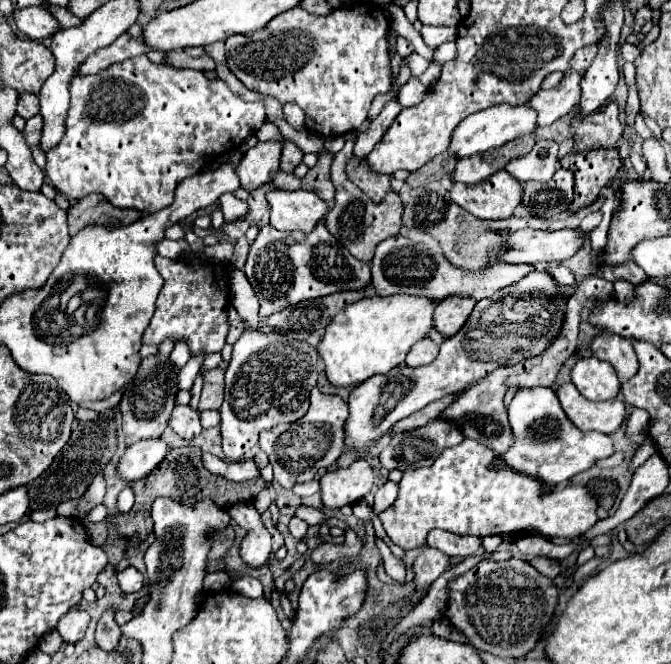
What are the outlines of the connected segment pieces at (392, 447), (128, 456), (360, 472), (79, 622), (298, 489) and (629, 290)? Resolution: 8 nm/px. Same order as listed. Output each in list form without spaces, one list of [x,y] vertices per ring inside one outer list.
[[[431,420],[421,428],[401,432],[391,438],[391,442],[381,450],[379,460],[381,466],[387,470],[401,470],[407,468],[421,468],[433,464],[437,452],[443,452],[449,446],[455,446],[463,440],[461,432],[445,422],[445,420]]]
[[[143,440],[125,450],[117,464],[117,474],[127,484],[133,484],[137,480],[147,478],[155,466],[165,458],[167,444],[157,440]]]
[[[359,458],[349,468],[327,472],[321,482],[321,500],[327,508],[341,508],[365,498],[373,488],[373,468],[367,460]]]
[[[71,608],[69,614],[61,616],[61,620],[57,622],[57,632],[61,634],[63,642],[67,644],[75,644],[79,642],[85,632],[87,632],[87,626],[89,626],[89,614],[85,610],[77,610],[77,608]]]
[[[311,480],[311,482],[303,482],[303,484],[295,484],[295,486],[293,486],[293,492],[295,492],[297,496],[301,496],[301,498],[311,496],[311,494],[319,492],[319,482],[317,482],[317,480]]]
[[[617,280],[617,282],[615,282],[615,296],[617,296],[619,302],[631,300],[633,294],[635,294],[635,292],[633,292],[633,284],[629,284],[629,282],[625,282],[625,280]]]

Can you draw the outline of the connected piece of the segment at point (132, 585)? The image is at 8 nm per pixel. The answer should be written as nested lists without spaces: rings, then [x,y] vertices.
[[[133,566],[125,568],[123,572],[119,572],[117,578],[119,578],[119,586],[121,586],[121,590],[125,594],[129,594],[129,590],[135,592],[135,590],[143,588],[143,574],[137,568],[133,568]]]

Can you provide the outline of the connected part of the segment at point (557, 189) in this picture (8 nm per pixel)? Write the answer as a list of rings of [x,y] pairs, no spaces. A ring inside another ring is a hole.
[[[559,168],[549,182],[525,182],[523,204],[531,210],[531,214],[543,210],[563,212],[573,202],[573,186],[573,172],[569,172],[567,168]]]

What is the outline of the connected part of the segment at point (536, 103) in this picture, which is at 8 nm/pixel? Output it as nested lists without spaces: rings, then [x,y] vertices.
[[[565,72],[559,86],[551,90],[539,90],[531,100],[529,106],[537,112],[537,124],[539,126],[551,126],[561,116],[569,114],[579,100],[579,80],[575,78],[575,72]]]

